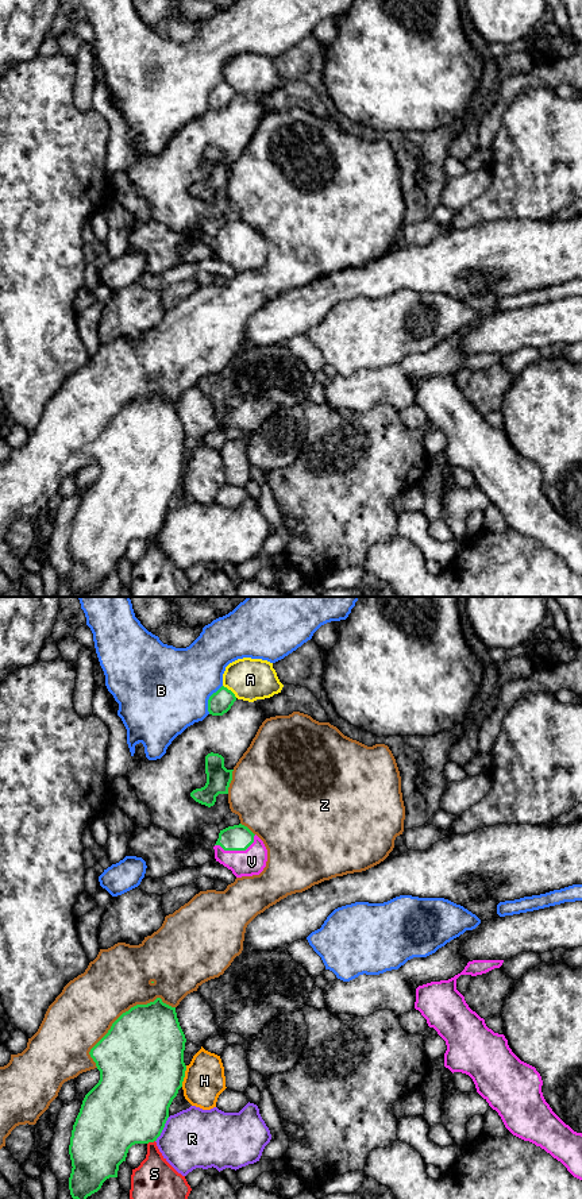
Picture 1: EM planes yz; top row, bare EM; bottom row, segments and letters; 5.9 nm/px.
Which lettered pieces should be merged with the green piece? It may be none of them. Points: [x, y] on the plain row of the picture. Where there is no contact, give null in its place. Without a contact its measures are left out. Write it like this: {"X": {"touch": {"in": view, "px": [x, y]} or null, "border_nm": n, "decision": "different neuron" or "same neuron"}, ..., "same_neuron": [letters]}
{"A": {"touch": {"in": "yz", "px": [230, 85]}, "border_nm": 120, "decision": "different neuron"}, "B": {"touch": {"in": "yz", "px": [208, 95]}, "border_nm": 190, "decision": "different neuron"}, "H": {"touch": {"in": "yz", "px": [184, 471]}, "border_nm": 130, "decision": "different neuron"}, "R": {"touch": {"in": "yz", "px": [162, 524]}, "border_nm": 170, "decision": "different neuron"}, "S": {"touch": {"in": "yz", "px": [150, 536]}, "border_nm": 50, "decision": "different neuron"}, "V": {"touch": {"in": "yz", "px": [236, 245]}, "border_nm": 260, "decision": "same neuron"}, "Z": {"touch": {"in": "yz", "px": [122, 409]}, "border_nm": 600, "decision": "different neuron"}, "same_neuron": ["V"]}

